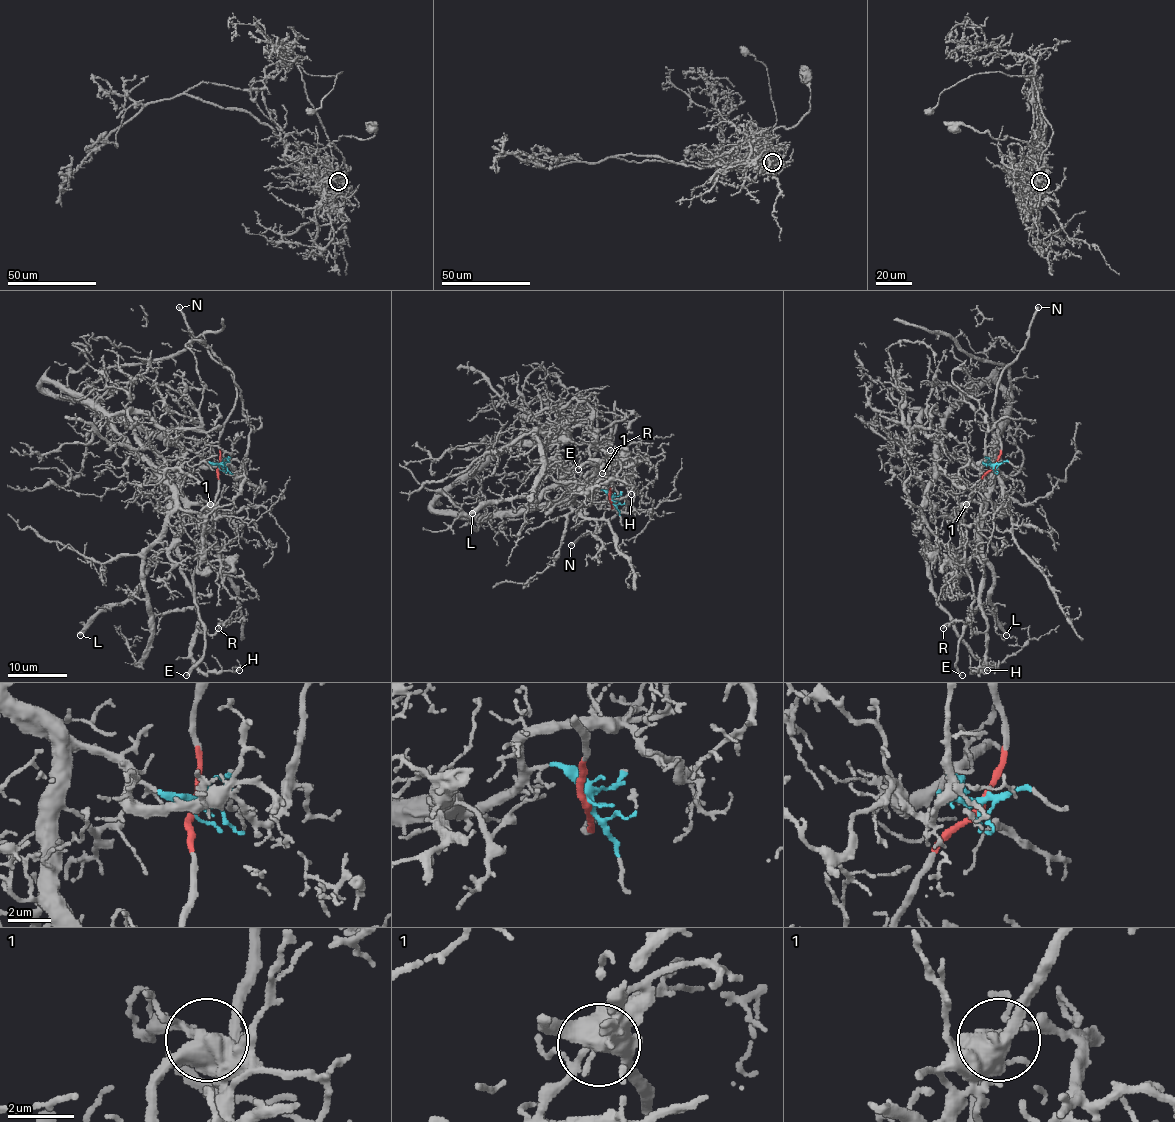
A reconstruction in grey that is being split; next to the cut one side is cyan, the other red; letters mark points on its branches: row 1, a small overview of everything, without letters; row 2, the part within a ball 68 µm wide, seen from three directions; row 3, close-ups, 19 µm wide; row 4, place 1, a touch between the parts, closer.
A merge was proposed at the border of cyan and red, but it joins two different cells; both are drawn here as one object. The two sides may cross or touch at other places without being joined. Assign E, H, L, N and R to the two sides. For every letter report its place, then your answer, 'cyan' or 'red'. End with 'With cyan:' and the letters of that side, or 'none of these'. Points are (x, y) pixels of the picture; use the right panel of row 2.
E: (962, 675) | red
H: (987, 670) | cyan
L: (1006, 635) | cyan
N: (1038, 307) | red
R: (943, 628) | cyan
With cyan: H, L, R

